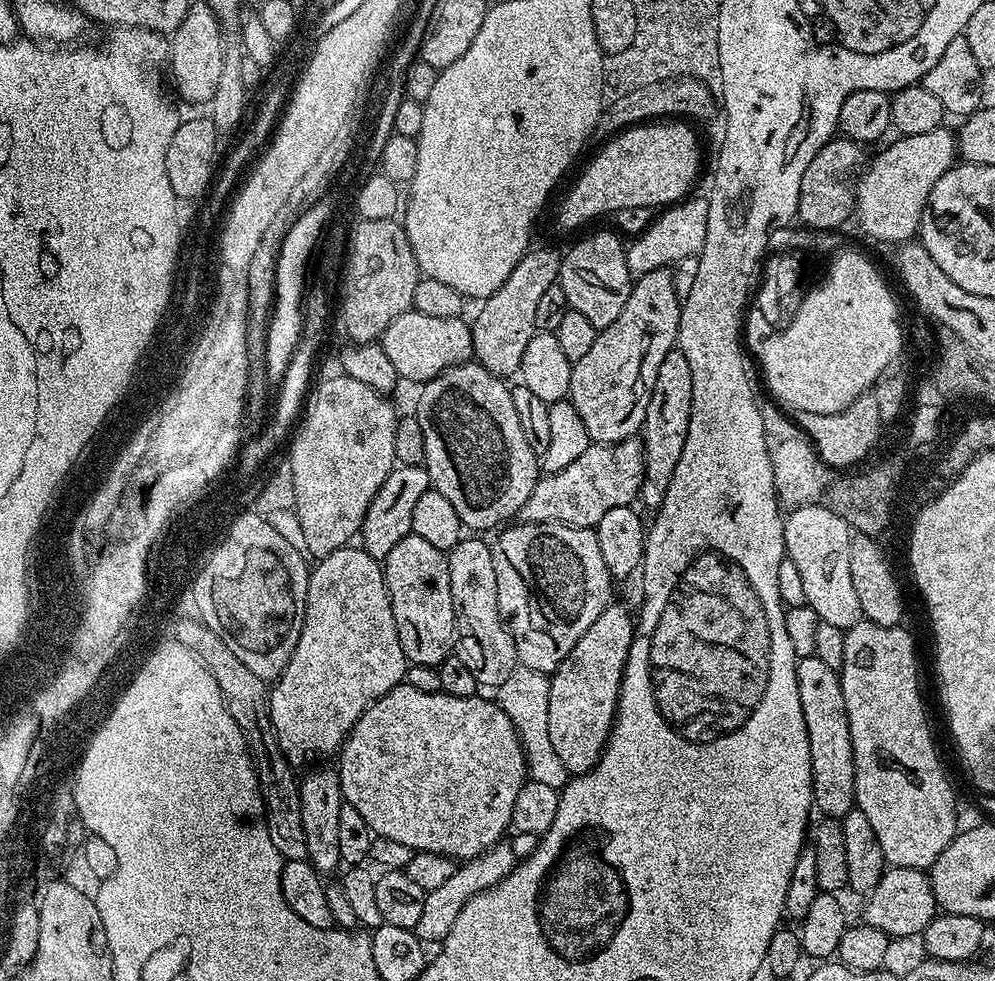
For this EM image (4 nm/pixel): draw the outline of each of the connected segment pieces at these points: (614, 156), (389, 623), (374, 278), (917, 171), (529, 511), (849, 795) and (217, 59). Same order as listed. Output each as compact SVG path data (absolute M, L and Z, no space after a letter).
M645 122L616 133L605 143L608 145L585 166L584 173L569 190L568 197L560 208L561 226L576 228L595 216L607 217L616 210L630 206L660 210L683 201L693 191L692 183L700 172L700 144L696 141L696 132L691 127L695 128L688 122Z
M345 546L343 548L339 548L338 550L334 550L329 556L323 557L319 561L320 564L311 569L308 574L308 589L306 590L306 606L304 607L304 621L302 622L302 634L298 634L298 646L294 646L294 654L290 654L290 662L286 662L286 666L282 670L282 674L280 677L275 680L275 682L271 685L270 691L268 693L268 717L270 718L270 722L272 723L272 728L276 732L276 741L278 742L278 746L282 750L282 754L285 758L288 759L288 763L293 766L299 766L299 764L304 764L307 760L316 760L319 756L328 756L331 754L339 753L340 749L344 746L344 740L350 734L350 730L354 726L354 722L358 722L358 718L362 718L362 714L366 711L375 700L378 698L382 698L382 694L386 694L390 690L394 690L394 686L398 686L399 684L405 683L406 673L410 667L407 658L404 656L404 651L402 650L402 642L398 642L398 630L394 626L394 610L392 609L392 603L390 602L390 598L388 597L388 587L386 586L386 582L384 581L384 570L381 564L381 561L378 561L372 557L369 552L365 552L363 547L360 546Z
M399 219L366 220L357 225L356 229L351 229L342 267L344 281L340 284L340 320L344 323L344 332L352 344L371 344L383 337L384 331L390 326L390 322L394 322L394 318L412 308L414 288L418 286L422 273L414 258L410 238L406 238L406 230Z
M941 126L930 134L914 134L896 138L889 148L867 161L854 184L855 215L868 236L884 244L899 246L911 241L920 231L920 219L928 209L928 199L942 174L957 163L956 132Z
M639 439L623 440L617 444L589 443L586 454L582 454L574 462L570 462L570 466L566 466L566 470L541 475L530 498L526 498L526 506L522 506L519 519L529 524L569 524L575 528L595 529L596 524L602 522L606 510L631 505L639 497L643 481L644 445Z
M801 656L796 661L798 702L802 702L802 718L806 718L806 734L810 738L810 770L812 802L824 818L842 818L853 811L856 803L856 771L854 746L850 738L850 722L846 714L846 698L842 698L840 673L826 666L817 656Z
M207 2L189 3L186 18L182 18L182 26L171 33L170 43L166 48L166 60L172 63L172 80L184 100L192 104L207 105L218 86L218 78L222 75L222 38L220 37L220 21L213 14Z

